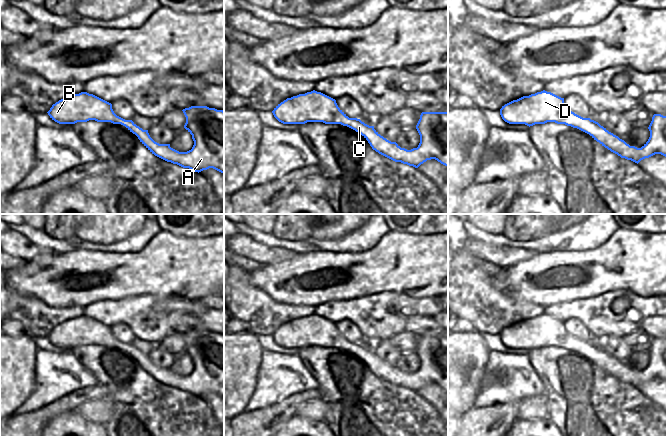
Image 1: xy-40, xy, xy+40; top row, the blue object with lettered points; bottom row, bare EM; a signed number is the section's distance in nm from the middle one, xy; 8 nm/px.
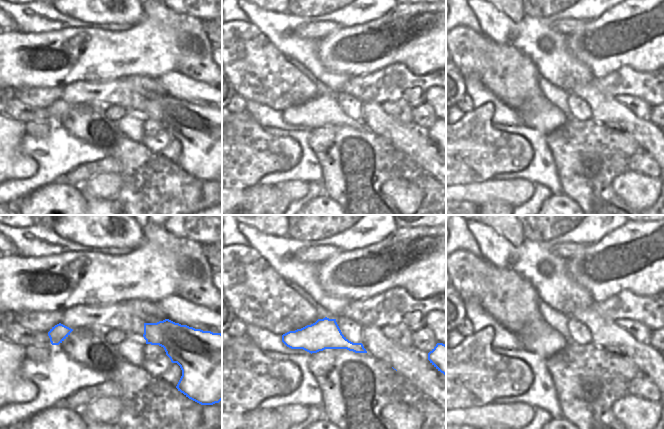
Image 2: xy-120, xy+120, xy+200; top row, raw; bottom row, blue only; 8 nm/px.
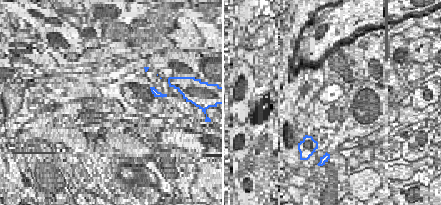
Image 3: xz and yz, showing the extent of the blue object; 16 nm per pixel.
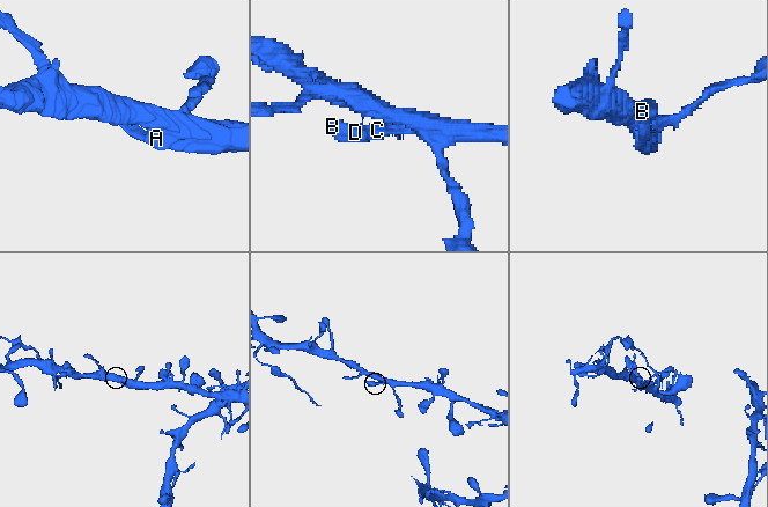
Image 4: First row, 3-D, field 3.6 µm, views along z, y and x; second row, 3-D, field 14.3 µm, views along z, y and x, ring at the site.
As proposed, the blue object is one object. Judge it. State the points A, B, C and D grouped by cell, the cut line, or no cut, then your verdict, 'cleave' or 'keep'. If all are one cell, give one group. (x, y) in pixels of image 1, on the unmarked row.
A B C D; no cut; keep

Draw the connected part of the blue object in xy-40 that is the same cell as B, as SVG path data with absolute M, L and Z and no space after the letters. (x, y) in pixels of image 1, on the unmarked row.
M87 316L67 320L52 329L47 336L52 344L59 348L75 348L77 346L87 346L95 344L97 346L111 346L121 348L130 356L135 358L140 366L155 380L183 392L189 392L195 396L201 396L213 392L224 398L224 335L207 330L191 330L182 334L186 347L184 352L192 359L194 369L187 376L179 376L170 371L170 368L159 368L149 359L148 354L143 354L132 344L125 344L117 340L112 328Z

